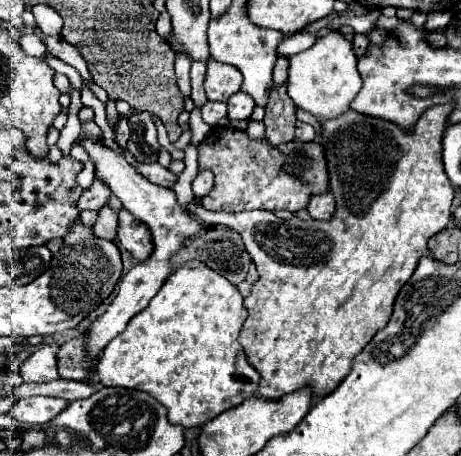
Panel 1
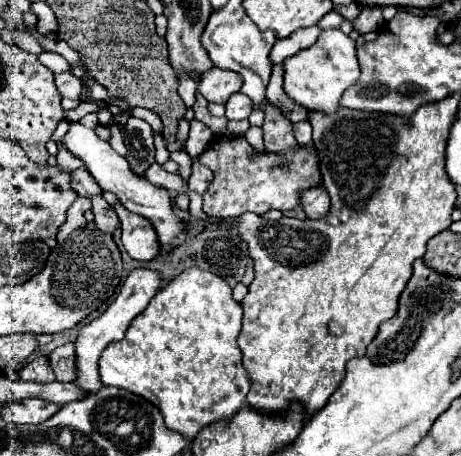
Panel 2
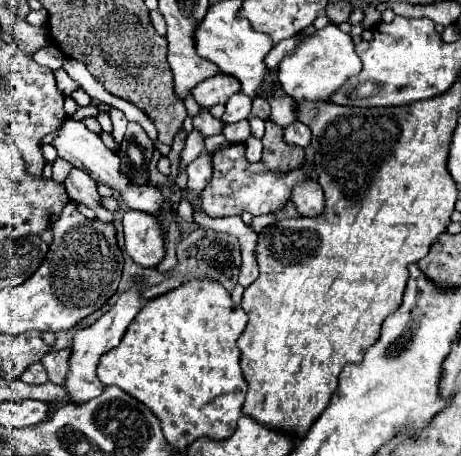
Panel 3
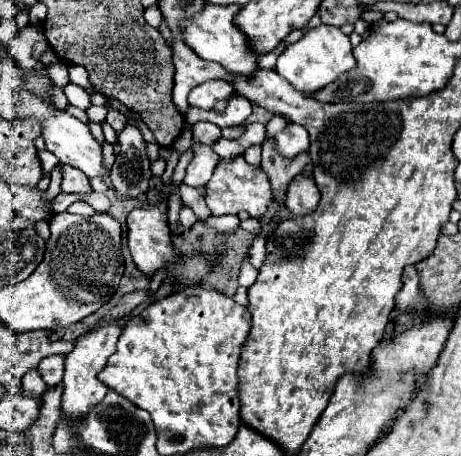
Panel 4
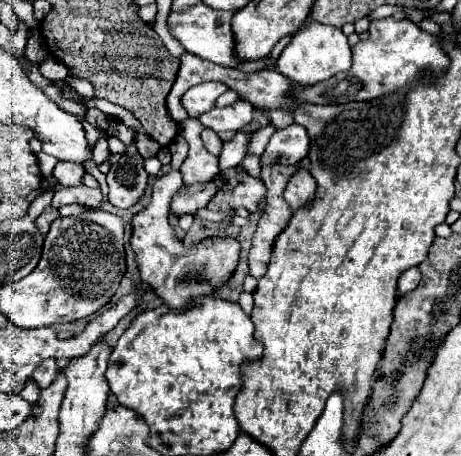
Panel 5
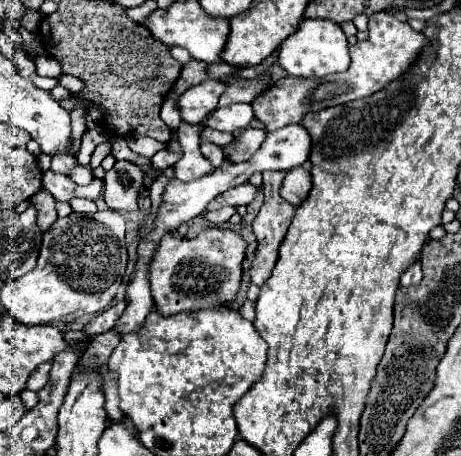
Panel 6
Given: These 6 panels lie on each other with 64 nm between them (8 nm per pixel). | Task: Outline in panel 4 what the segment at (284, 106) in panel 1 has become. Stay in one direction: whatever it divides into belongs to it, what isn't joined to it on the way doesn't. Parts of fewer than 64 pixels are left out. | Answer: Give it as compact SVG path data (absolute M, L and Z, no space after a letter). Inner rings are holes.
M266 138L262 142L262 164L260 166L264 168L264 172L268 172L278 202L284 202L286 186L292 182L292 178L296 174L300 174L304 170L304 166L308 162L310 162L308 152L300 152L294 158L286 158L276 150L276 144L272 138Z

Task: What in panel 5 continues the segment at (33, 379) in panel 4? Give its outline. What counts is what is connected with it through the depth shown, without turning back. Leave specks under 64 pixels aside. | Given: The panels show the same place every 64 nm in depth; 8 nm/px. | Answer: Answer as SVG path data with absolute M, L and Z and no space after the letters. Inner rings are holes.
M28 380L26 382L26 386L24 386L24 390L20 392L20 396L24 398L24 400L32 400L32 402L36 402L38 400L38 396L40 396L40 386L36 384L36 380Z

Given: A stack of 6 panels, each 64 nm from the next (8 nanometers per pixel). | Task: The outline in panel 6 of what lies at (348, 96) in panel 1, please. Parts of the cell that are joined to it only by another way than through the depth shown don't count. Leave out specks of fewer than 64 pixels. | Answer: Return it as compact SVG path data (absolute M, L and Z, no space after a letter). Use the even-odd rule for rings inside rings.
M306 18L300 28L282 42L278 62L288 76L296 78L324 78L334 72L346 72L350 66L346 34L338 24Z

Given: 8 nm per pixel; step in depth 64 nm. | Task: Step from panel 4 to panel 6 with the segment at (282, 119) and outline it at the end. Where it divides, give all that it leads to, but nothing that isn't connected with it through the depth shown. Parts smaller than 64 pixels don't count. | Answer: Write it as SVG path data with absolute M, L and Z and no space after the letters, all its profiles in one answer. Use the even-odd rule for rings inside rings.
M258 130L258 132L240 132L240 136L236 136L236 140L232 142L232 146L224 146L224 154L228 158L232 158L234 162L242 162L242 160L248 160L252 158L252 154L260 148L262 140L266 138L266 130Z

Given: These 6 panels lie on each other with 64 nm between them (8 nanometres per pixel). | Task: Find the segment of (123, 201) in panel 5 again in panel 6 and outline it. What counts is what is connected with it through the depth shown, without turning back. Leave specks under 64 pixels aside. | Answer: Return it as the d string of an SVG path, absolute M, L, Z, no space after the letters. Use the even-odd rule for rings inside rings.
M116 162L112 170L106 172L104 176L104 200L112 210L136 210L138 208L138 196L140 190L144 188L144 172L134 164L134 162Z

